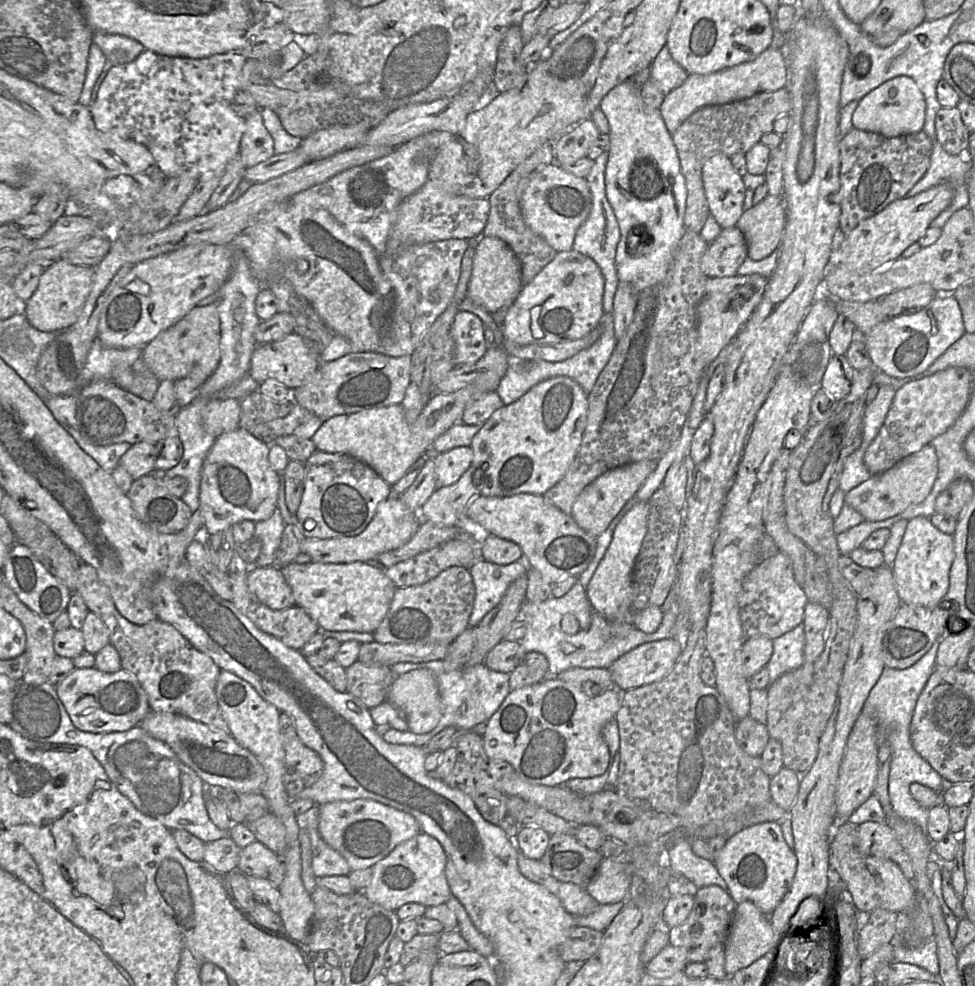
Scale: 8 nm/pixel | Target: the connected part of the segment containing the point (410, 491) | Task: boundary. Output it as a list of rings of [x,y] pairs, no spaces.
[[[433,455],[426,459],[421,472],[412,485],[399,496],[405,506],[413,512],[419,513],[421,507],[437,489],[435,463]]]

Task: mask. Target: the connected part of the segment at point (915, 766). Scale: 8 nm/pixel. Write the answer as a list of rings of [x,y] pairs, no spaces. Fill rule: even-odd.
[[[940,640],[934,642],[932,647],[926,652],[926,654],[920,658],[912,666],[905,669],[895,669],[885,667],[879,677],[877,683],[872,688],[868,698],[866,699],[862,711],[868,715],[873,715],[877,724],[877,738],[878,738],[878,750],[879,750],[879,739],[886,740],[892,749],[892,761],[889,773],[888,793],[893,811],[900,817],[910,820],[917,824],[924,833],[928,831],[928,815],[929,809],[922,807],[911,795],[910,785],[912,783],[922,784],[927,786],[934,791],[943,792],[948,783],[943,777],[935,771],[931,765],[920,756],[920,754],[913,748],[910,740],[910,723],[913,717],[914,709],[924,689],[929,677],[936,667],[936,655],[939,648]]]

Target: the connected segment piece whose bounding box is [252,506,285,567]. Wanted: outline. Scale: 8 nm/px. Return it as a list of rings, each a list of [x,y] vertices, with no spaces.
[[[278,506],[272,516],[255,523],[254,537],[261,543],[261,550],[256,560],[257,567],[274,566],[275,552],[278,549],[285,523]]]

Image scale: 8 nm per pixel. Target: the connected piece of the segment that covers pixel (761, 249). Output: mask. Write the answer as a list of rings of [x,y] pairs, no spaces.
[[[767,195],[758,205],[746,210],[737,222],[748,246],[748,257],[759,261],[781,243],[786,224],[784,198]]]

